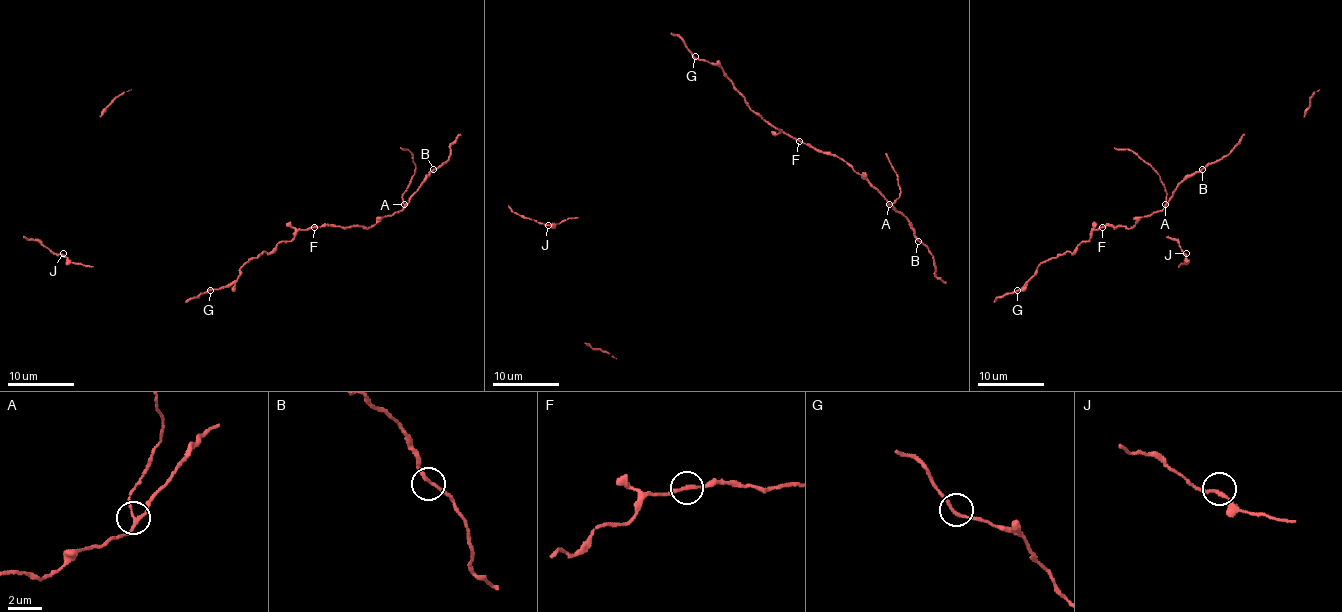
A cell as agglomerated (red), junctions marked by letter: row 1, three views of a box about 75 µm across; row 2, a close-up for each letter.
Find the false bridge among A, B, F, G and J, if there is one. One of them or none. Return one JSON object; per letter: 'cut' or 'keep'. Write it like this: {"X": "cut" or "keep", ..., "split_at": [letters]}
{"A": "cut", "B": "keep", "F": "keep", "G": "keep", "J": "keep", "split_at": ["A"]}

